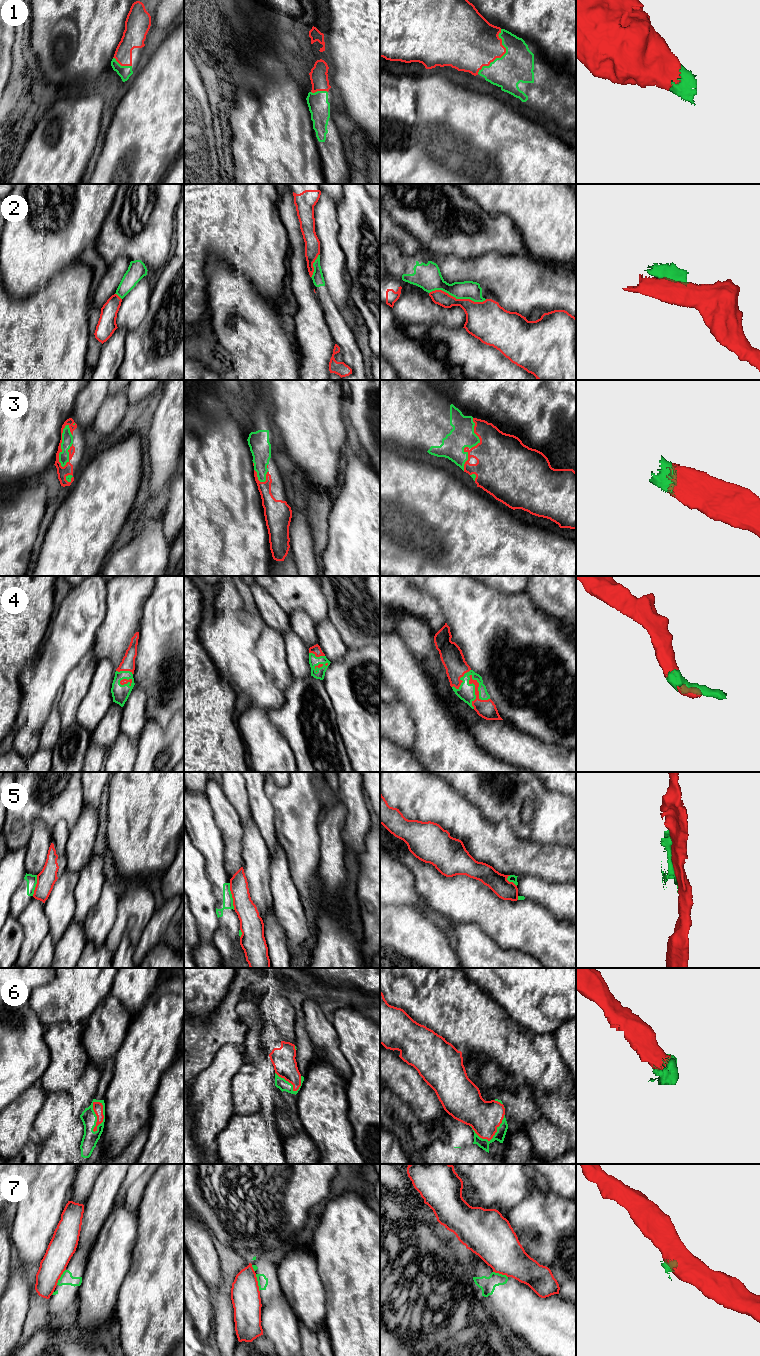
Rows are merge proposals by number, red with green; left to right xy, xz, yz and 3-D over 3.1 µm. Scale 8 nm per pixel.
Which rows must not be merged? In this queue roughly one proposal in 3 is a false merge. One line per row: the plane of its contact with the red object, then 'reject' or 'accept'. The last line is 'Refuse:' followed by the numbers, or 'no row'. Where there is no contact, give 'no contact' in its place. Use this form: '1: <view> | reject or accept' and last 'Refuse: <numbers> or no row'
1: yz | accept
2: yz | reject
3: xy | accept
4: yz | accept
5: xz | reject
6: xy | accept
7: xz | reject
Refuse: 2, 5, 7

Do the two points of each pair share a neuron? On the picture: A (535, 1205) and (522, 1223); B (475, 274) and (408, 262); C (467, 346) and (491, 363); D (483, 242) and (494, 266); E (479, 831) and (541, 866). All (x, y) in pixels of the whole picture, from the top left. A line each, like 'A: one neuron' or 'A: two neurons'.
A: one neuron
B: two neurons
C: one neuron
D: two neurons
E: one neuron

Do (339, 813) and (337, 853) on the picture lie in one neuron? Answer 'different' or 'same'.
same

